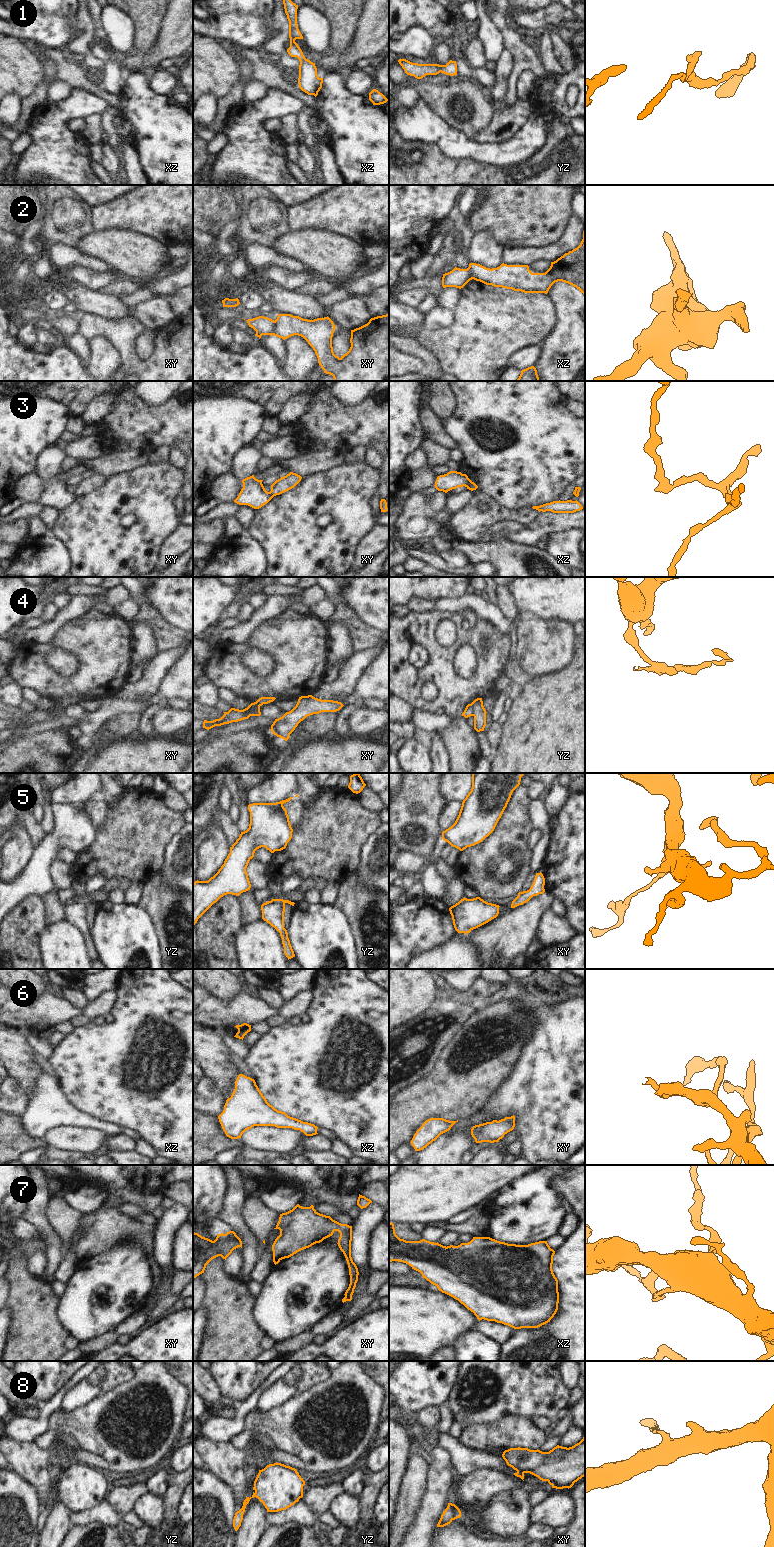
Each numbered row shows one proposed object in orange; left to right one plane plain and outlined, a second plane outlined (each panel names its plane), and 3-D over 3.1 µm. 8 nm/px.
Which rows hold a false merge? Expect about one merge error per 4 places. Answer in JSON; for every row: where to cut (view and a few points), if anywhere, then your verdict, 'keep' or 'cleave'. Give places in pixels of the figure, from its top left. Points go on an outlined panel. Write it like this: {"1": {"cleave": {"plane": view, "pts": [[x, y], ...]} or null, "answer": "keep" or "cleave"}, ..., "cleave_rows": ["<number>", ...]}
{"1": {"cleave": null, "answer": "keep"}, "2": {"cleave": {"plane": "xy", "pts": [[275, 321], [272, 334]]}, "answer": "cleave"}, "3": {"cleave": {"plane": "xz", "pts": [[470, 480], [466, 486]]}, "answer": "cleave"}, "4": {"cleave": {"plane": "yz", "pts": [[471, 703], [474, 715]]}, "answer": "cleave"}, "5": {"cleave": null, "answer": "keep"}, "6": {"cleave": null, "answer": "keep"}, "7": {"cleave": null, "answer": "keep"}, "8": {"cleave": null, "answer": "keep"}, "cleave_rows": ["2", "3", "4"]}

